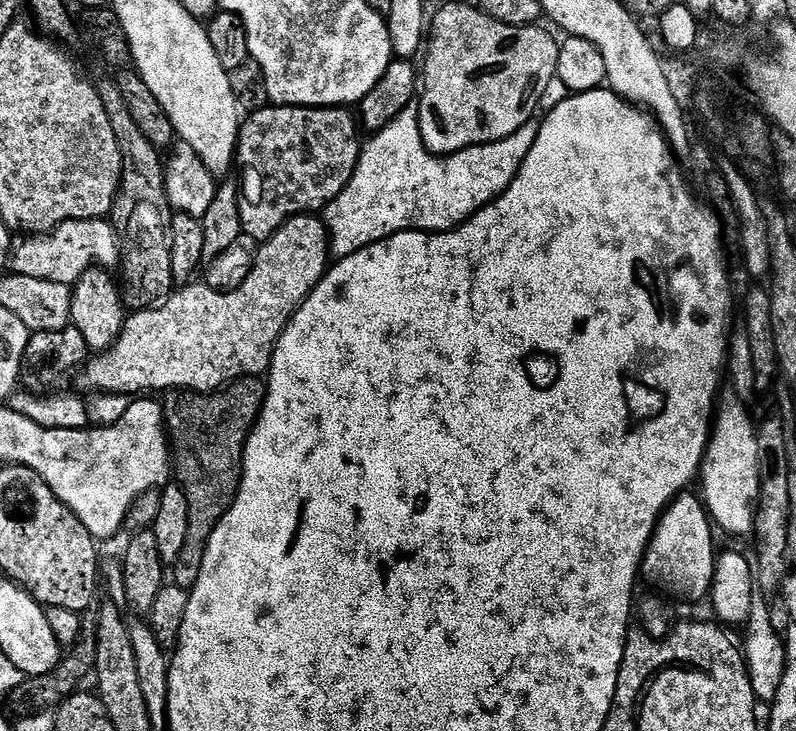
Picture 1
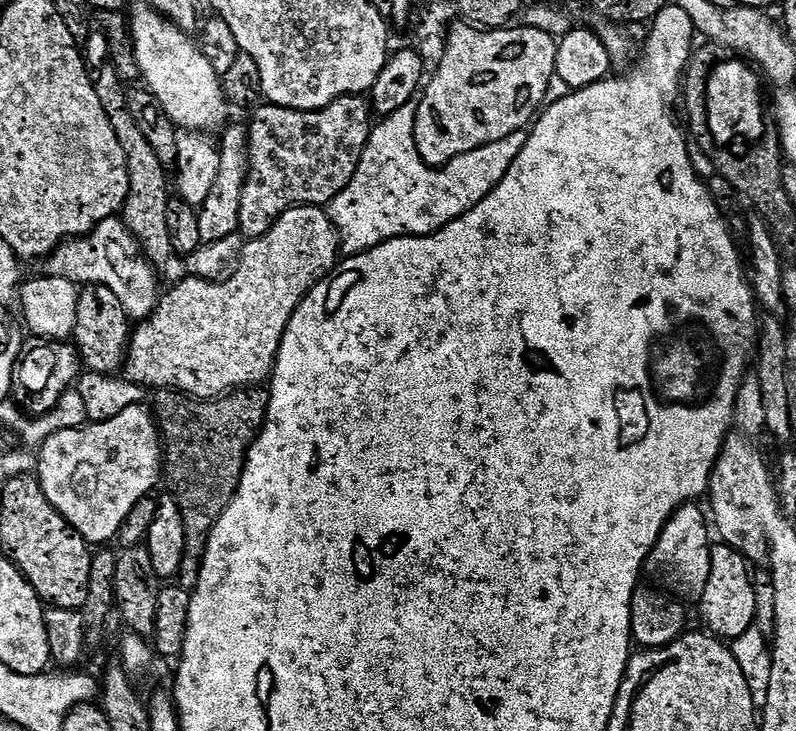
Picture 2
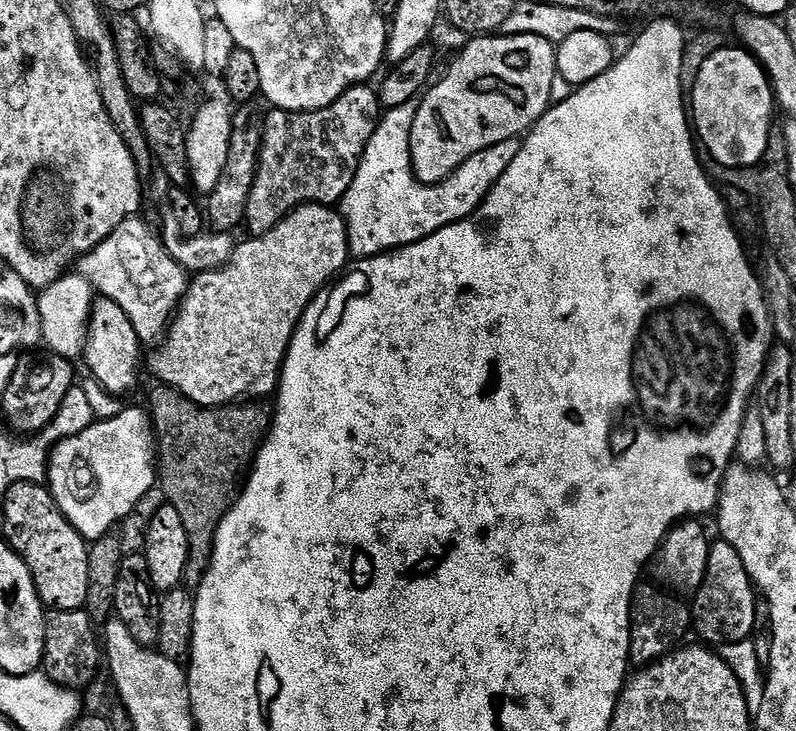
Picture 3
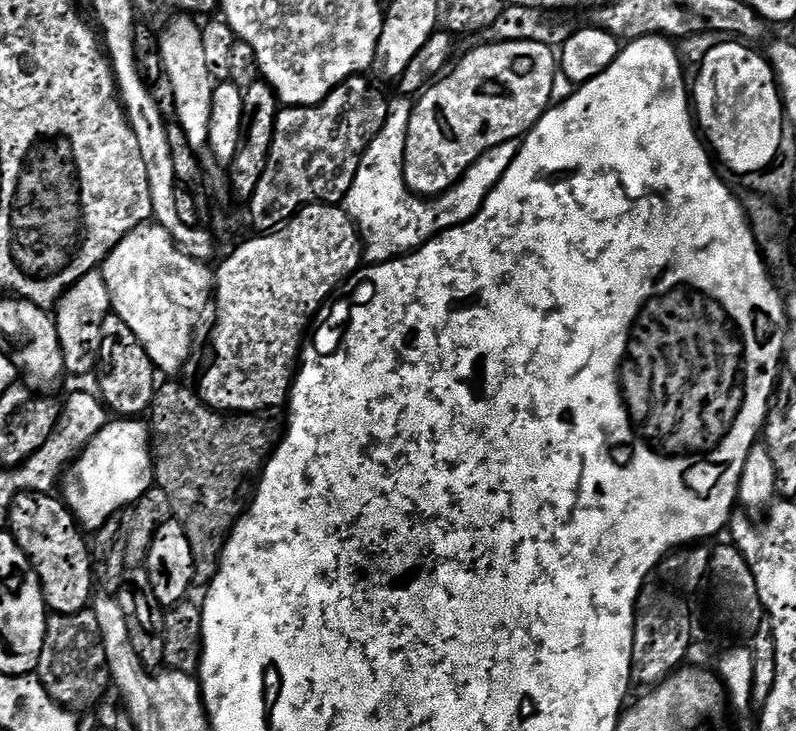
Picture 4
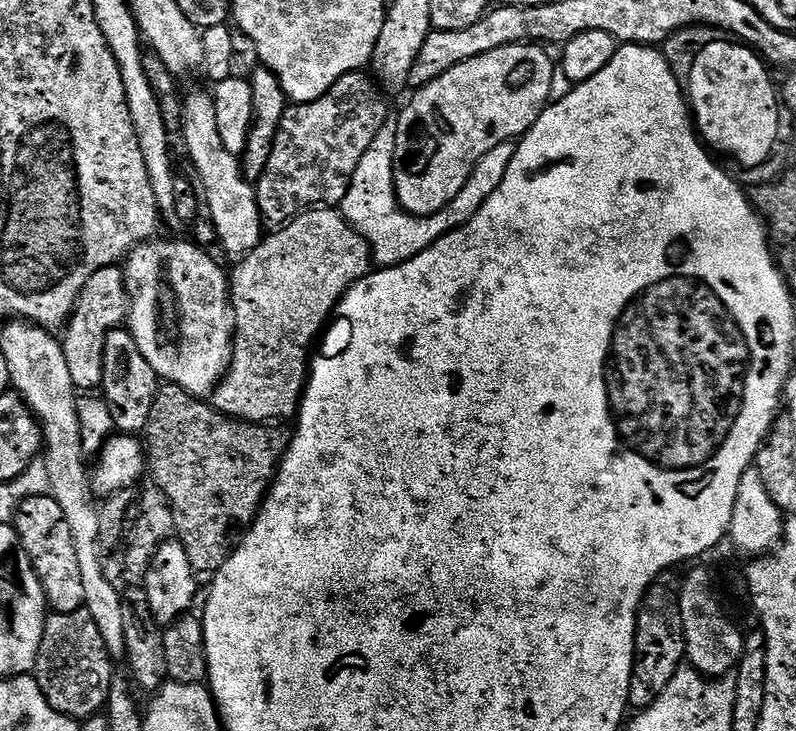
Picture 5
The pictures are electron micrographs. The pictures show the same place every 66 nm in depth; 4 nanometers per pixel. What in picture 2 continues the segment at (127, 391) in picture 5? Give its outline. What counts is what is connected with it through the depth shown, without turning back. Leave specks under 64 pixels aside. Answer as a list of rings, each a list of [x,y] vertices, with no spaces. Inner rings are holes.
[[[101,284],[81,287],[78,298],[78,318],[72,336],[76,351],[79,352],[83,367],[87,371],[119,373],[128,355],[130,317],[122,302],[118,302],[118,294],[114,294],[114,290],[106,290],[106,286]]]

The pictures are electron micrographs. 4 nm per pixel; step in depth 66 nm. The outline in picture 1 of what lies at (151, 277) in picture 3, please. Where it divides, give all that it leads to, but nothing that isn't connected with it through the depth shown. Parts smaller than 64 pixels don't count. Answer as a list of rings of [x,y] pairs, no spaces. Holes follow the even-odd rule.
[[[107,219],[71,220],[53,232],[28,234],[15,245],[10,268],[17,276],[38,278],[41,282],[74,285],[91,268],[112,270],[121,263],[122,241]]]

